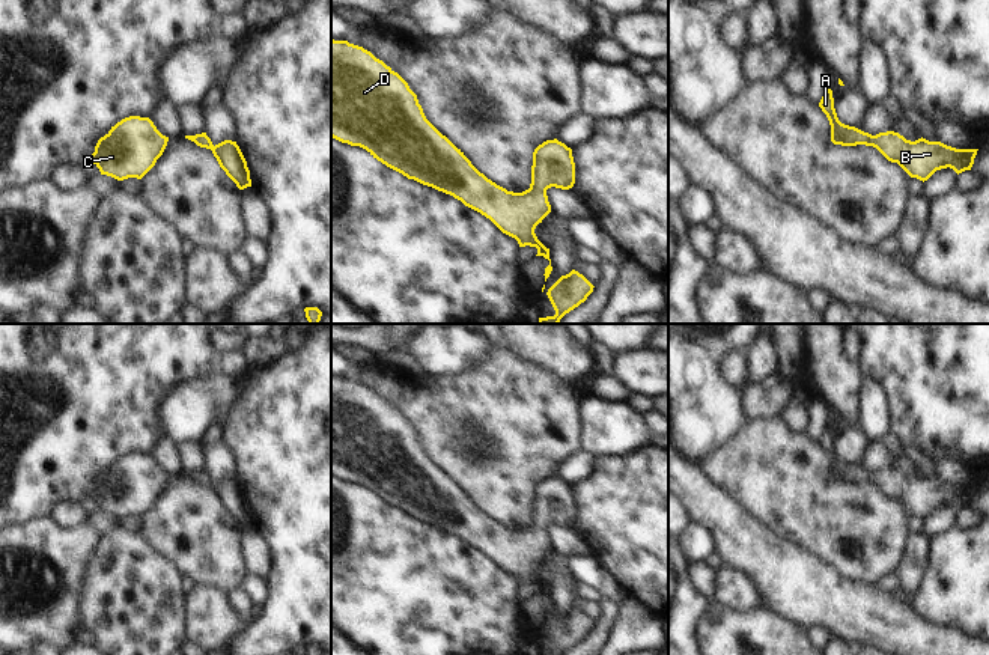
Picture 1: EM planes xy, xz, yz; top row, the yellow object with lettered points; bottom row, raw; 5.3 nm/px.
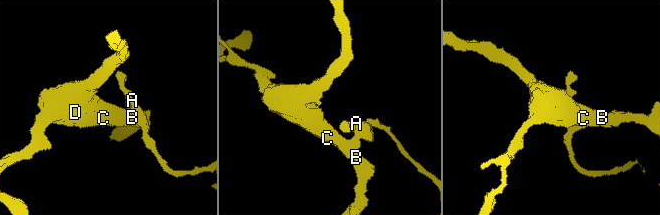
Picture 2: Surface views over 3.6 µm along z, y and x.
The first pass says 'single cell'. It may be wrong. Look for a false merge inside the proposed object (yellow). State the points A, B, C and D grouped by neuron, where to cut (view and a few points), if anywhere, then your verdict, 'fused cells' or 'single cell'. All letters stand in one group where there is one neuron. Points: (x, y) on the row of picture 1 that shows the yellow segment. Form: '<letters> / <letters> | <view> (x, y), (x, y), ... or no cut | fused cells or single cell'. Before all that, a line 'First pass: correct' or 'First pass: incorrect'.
First pass: correct
A B C D | no cut | single cell

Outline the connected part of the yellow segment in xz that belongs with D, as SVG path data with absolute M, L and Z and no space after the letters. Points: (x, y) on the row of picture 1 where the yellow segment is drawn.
M331 39L331 137L366 149L387 167L423 185L453 196L465 206L489 218L503 233L515 238L519 247L536 247L549 260L545 282L552 267L549 248L536 236L534 229L551 212L546 190L569 190L575 184L572 149L564 143L546 140L533 152L531 184L522 193L507 191L480 173L471 161L425 116L417 95L408 83L363 47Z

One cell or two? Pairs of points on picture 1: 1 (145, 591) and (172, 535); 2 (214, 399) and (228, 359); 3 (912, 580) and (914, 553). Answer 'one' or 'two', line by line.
1: two
2: two
3: one

